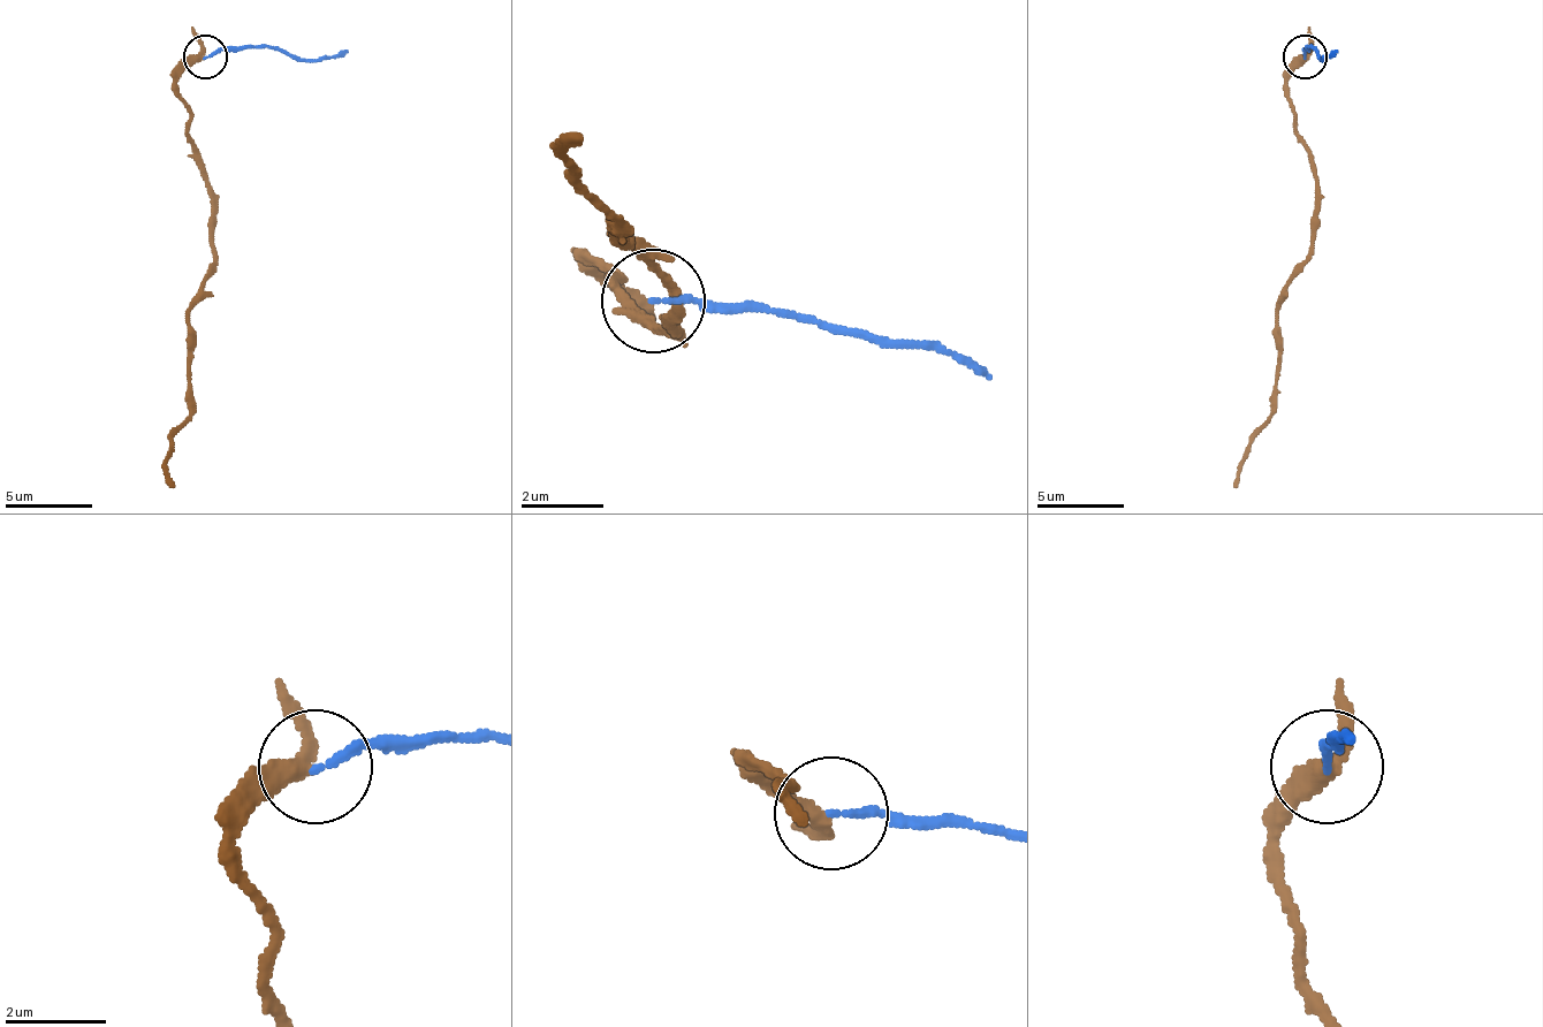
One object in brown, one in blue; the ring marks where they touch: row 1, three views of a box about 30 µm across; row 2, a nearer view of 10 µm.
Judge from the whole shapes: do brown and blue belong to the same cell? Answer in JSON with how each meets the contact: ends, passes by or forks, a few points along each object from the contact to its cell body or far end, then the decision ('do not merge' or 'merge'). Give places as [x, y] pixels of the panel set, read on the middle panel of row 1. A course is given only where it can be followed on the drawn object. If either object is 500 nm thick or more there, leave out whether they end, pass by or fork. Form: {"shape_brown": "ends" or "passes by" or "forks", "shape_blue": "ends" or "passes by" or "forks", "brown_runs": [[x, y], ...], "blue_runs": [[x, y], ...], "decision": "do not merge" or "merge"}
{"shape_brown": "passes by", "shape_blue": "ends", "brown_runs": [[656, 303], [594, 261], [656, 324], [677, 313], [615, 241], [615, 230], [563, 158], [584, 137]], "blue_runs": [[656, 303], [698, 313], [812, 313], [874, 344], [947, 344], [988, 375]], "decision": "do not merge"}

